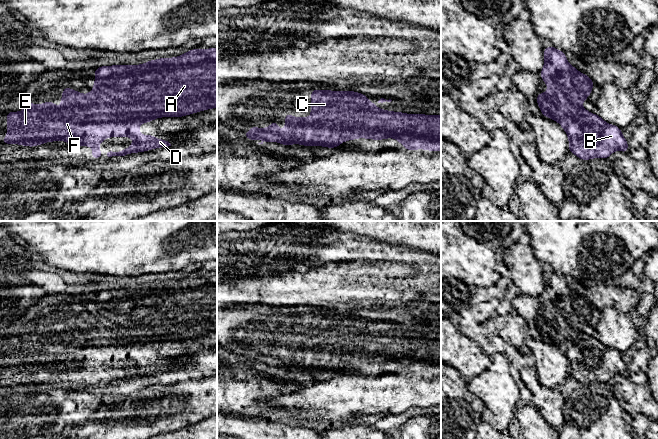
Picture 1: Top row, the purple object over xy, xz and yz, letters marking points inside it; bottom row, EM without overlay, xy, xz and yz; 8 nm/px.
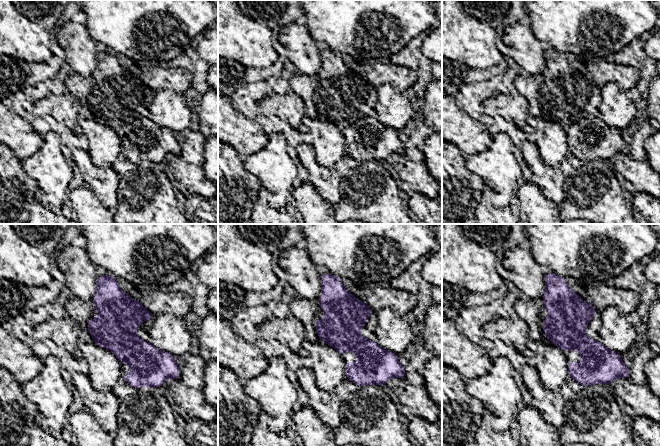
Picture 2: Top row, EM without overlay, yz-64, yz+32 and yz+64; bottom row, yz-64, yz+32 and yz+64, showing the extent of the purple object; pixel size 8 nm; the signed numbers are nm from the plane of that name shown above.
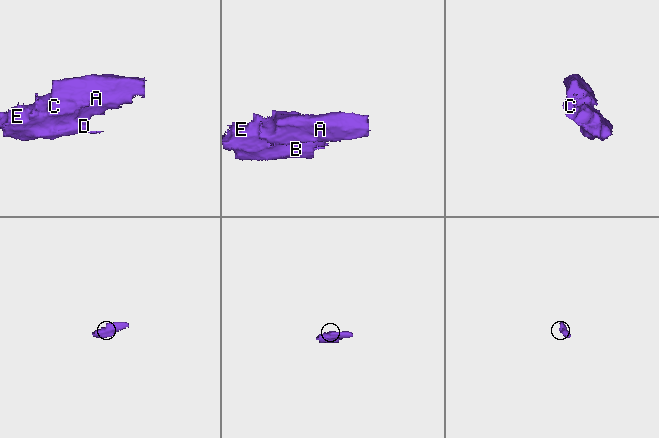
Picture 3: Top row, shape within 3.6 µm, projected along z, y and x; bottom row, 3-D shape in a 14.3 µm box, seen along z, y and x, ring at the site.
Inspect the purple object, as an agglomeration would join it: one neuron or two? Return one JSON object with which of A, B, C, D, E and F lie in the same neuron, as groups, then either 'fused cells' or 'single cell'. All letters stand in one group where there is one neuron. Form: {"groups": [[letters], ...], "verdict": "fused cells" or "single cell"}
{"groups": [["A", "B", "C", "D", "E", "F"]], "verdict": "single cell"}

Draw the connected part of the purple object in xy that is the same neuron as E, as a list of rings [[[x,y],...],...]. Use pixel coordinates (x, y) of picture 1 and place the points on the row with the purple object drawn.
[[[209,48],[207,50],[201,49],[191,49],[190,51],[184,53],[181,56],[174,58],[159,58],[157,60],[151,60],[144,64],[140,65],[113,65],[113,66],[101,66],[95,69],[95,83],[91,92],[86,95],[83,95],[81,92],[77,92],[74,89],[69,89],[68,87],[63,88],[62,98],[61,98],[61,107],[58,108],[52,101],[47,101],[43,104],[37,104],[36,106],[33,102],[27,102],[23,111],[7,112],[7,136],[2,139],[4,144],[20,144],[23,146],[34,147],[36,145],[41,145],[46,142],[52,141],[66,141],[74,146],[90,146],[93,148],[91,154],[92,159],[97,159],[103,157],[103,154],[99,150],[99,144],[108,137],[132,137],[133,144],[123,149],[122,151],[110,151],[107,153],[108,157],[112,156],[125,156],[130,153],[145,152],[147,150],[156,149],[158,147],[168,147],[171,144],[163,139],[156,139],[153,135],[140,135],[139,134],[139,125],[141,123],[148,123],[156,118],[161,117],[182,117],[189,114],[197,113],[204,111],[206,109],[213,109],[217,107],[217,48]]]

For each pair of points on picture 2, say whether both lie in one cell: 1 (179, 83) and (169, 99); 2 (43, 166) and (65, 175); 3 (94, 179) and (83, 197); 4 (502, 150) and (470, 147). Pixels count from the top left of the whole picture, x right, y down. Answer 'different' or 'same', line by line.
1: different
2: same
3: different
4: different

